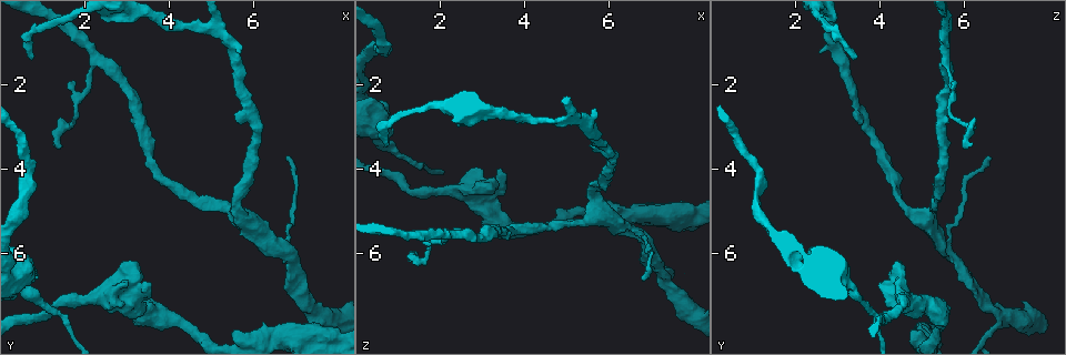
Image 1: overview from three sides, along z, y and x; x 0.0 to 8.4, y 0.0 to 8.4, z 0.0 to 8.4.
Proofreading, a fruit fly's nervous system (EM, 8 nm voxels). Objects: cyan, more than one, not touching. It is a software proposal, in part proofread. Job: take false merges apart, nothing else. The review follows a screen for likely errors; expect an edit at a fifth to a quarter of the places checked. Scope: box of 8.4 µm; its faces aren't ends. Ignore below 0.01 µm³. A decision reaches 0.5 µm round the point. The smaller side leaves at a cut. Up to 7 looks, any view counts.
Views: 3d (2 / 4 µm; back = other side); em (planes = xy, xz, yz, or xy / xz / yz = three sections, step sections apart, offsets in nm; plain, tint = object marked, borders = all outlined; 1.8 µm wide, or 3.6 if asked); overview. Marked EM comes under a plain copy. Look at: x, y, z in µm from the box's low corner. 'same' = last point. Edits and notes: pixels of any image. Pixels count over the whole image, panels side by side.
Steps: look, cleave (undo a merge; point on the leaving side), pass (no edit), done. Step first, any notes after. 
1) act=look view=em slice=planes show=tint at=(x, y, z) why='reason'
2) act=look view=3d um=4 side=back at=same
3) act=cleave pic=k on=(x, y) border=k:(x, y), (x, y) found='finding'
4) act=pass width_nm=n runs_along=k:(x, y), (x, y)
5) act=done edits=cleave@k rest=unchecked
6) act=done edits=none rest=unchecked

act=look view=em slice=planes show=tint at=(7.55, 7.50, 6.85)

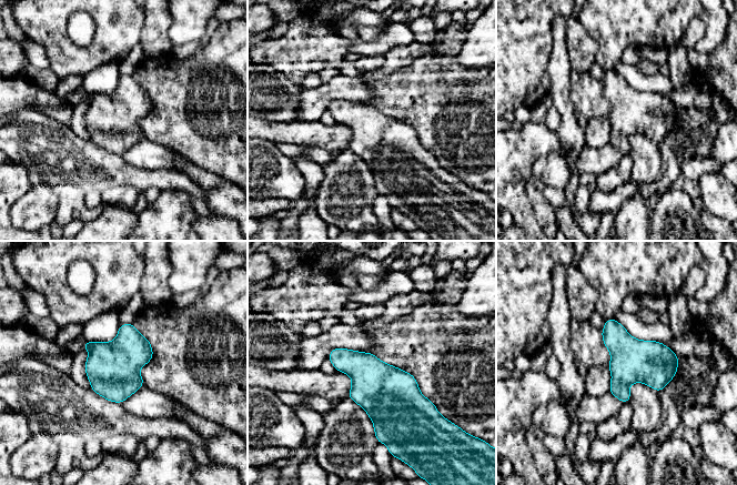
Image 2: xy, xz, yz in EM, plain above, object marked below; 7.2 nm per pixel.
act=pass found='continuous, no second cell'

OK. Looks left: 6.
act=look view=3d um=4 side=back at=(2.70, 7.05, 4.55) why='calibre changes'

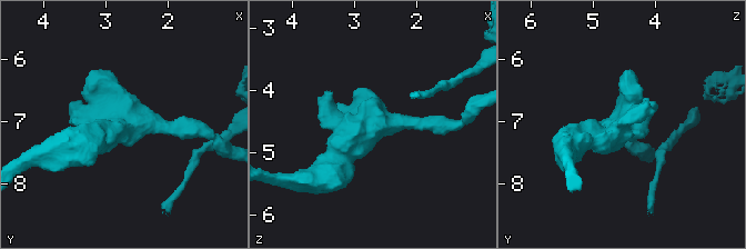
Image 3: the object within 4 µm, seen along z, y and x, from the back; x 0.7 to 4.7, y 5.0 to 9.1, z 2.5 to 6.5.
act=look view=em slice=planes show=borders at=(2.70, 7.00, 4.55)

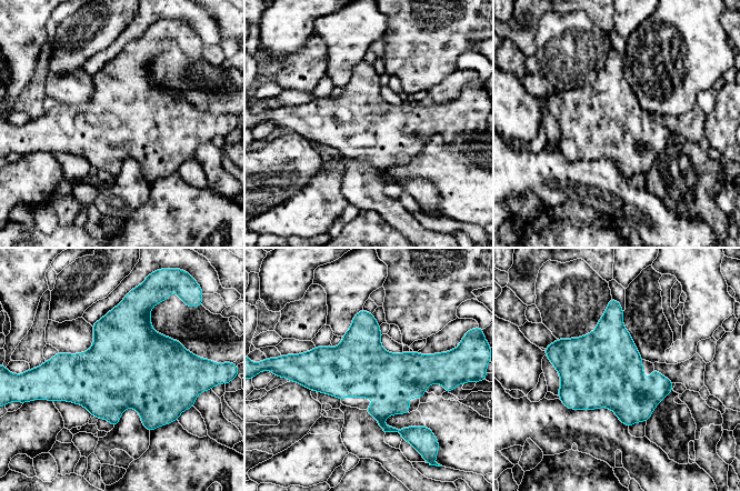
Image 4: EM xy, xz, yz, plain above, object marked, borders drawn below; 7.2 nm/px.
act=pass found='one cell here'

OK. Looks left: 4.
act=look view=3d um=4 at=(0.85, 6.55, 2.95) why='abrupt turn'

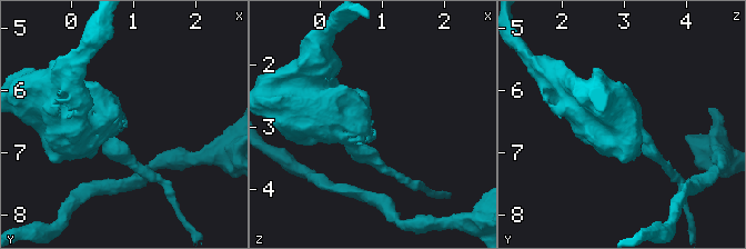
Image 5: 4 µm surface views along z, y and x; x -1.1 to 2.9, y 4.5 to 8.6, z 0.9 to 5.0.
act=look view=em slice=planes show=tint at=(0.85, 6.50, 3.00) arm_widths_nm=200,650 why='shape alone is not enough'

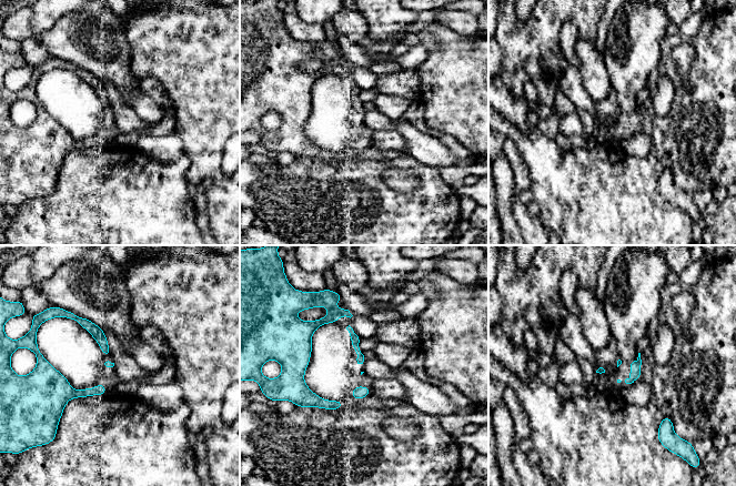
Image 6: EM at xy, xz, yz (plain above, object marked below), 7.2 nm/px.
act=pass width_nm=60 found='one cell here'

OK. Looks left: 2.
act=done edits=none rest=unchecked

